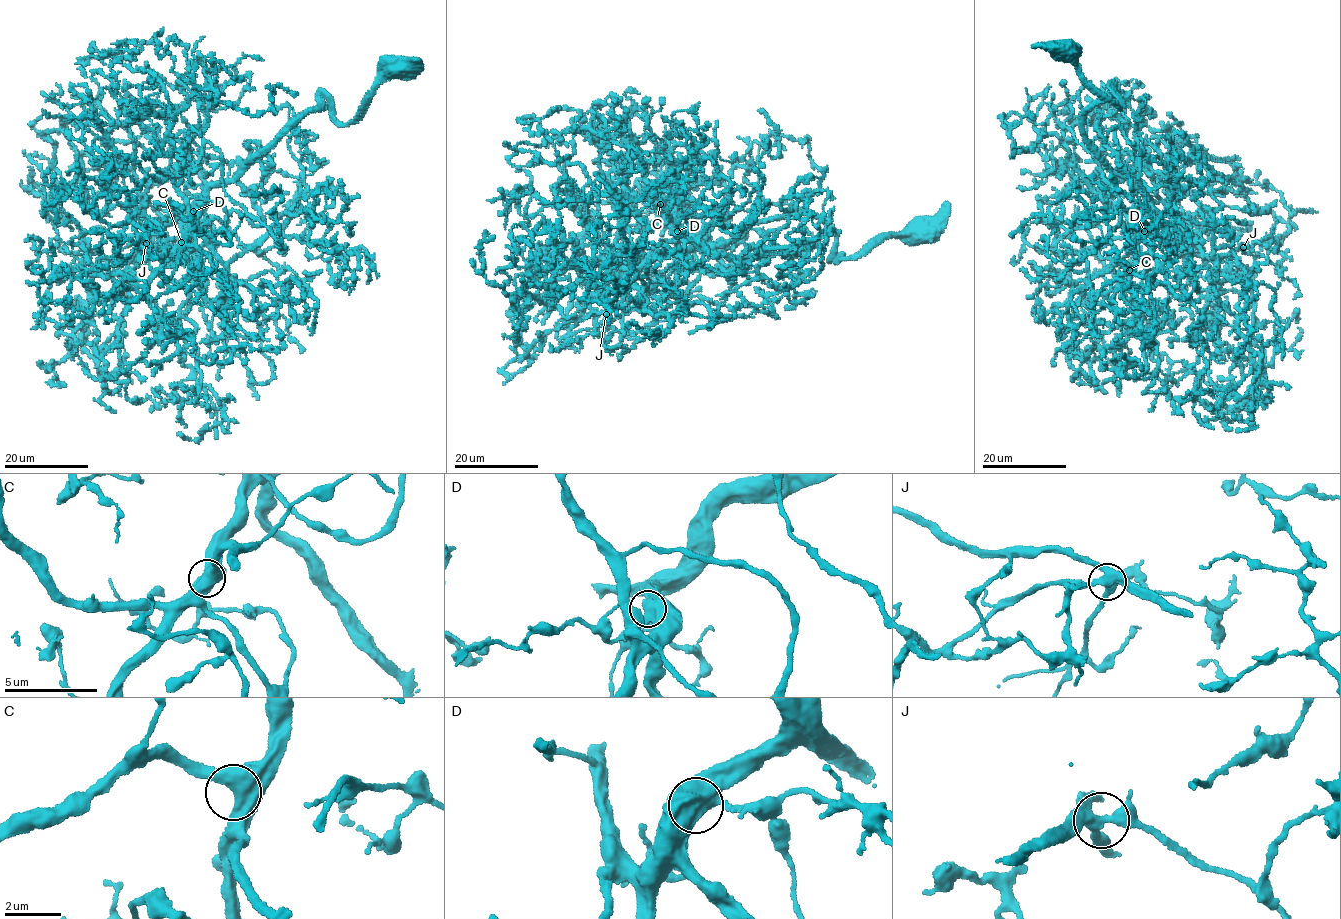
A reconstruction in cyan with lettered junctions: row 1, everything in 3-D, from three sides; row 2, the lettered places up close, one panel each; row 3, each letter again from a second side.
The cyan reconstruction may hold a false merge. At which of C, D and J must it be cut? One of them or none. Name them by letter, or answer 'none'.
none

